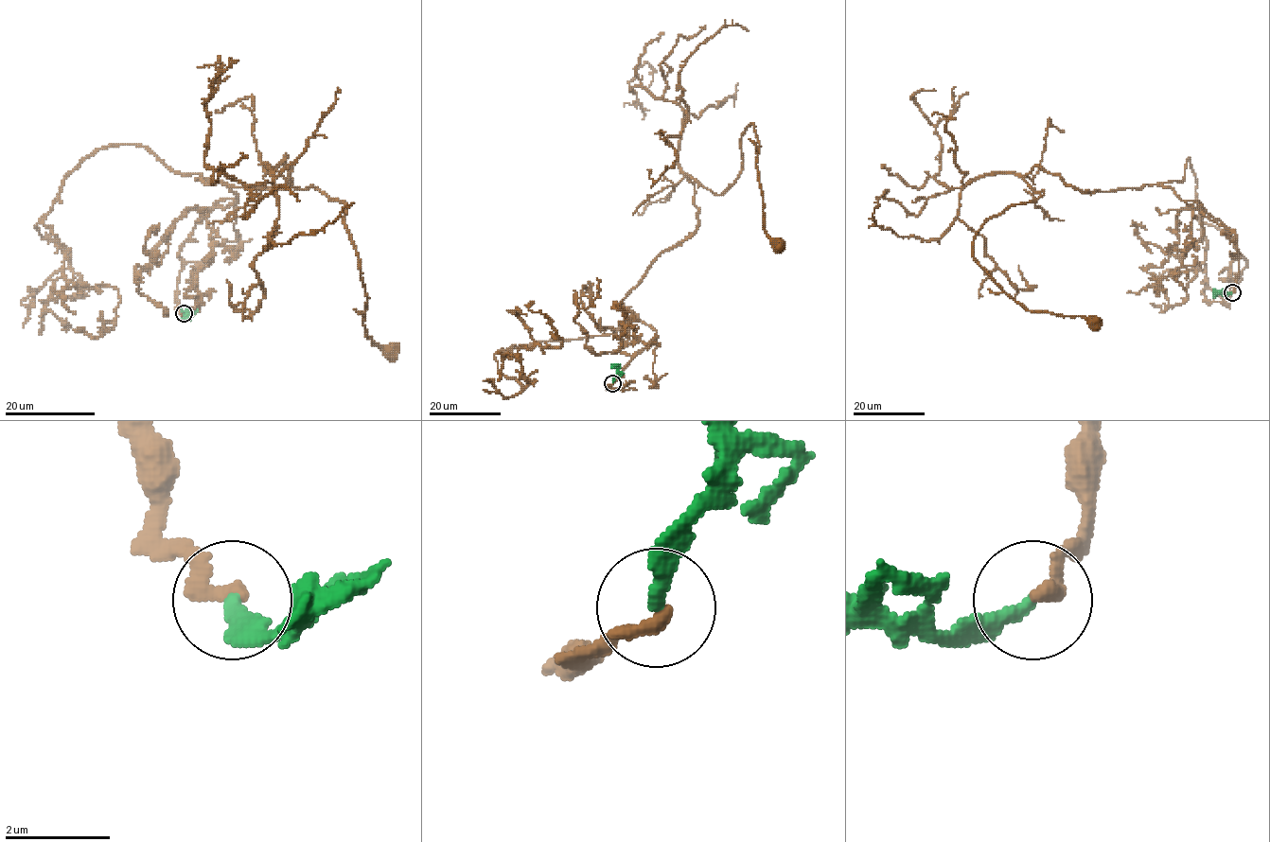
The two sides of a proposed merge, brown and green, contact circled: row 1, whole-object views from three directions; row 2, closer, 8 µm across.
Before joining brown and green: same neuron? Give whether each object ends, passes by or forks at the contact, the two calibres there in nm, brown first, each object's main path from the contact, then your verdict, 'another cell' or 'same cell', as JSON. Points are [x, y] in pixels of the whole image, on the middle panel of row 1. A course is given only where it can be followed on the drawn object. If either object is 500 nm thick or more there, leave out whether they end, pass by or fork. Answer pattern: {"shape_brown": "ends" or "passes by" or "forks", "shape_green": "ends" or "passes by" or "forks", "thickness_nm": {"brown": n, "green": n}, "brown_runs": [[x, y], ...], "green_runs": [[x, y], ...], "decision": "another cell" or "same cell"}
{"shape_brown": "ends", "shape_green": "ends", "thickness_nm": {"brown": 280, "green": 240}, "brown_runs": [[613, 383], [656, 333], [623, 299], [699, 222], [684, 174], [721, 194], [749, 125], [778, 245]], "green_runs": [[612, 383], [617, 368], [610, 364]], "decision": "another cell"}

